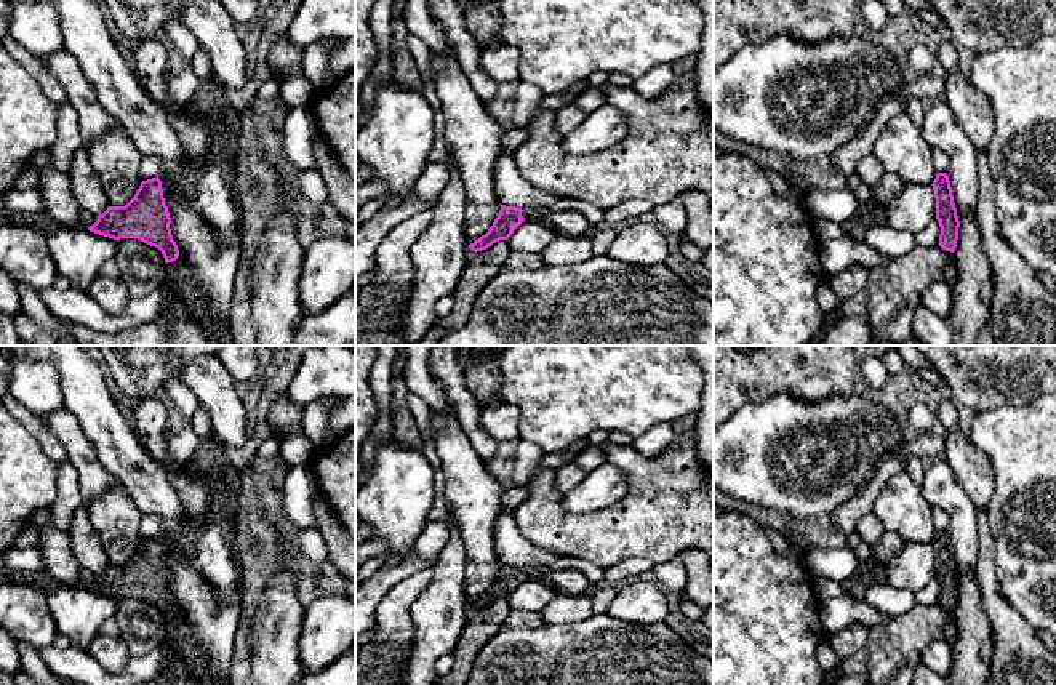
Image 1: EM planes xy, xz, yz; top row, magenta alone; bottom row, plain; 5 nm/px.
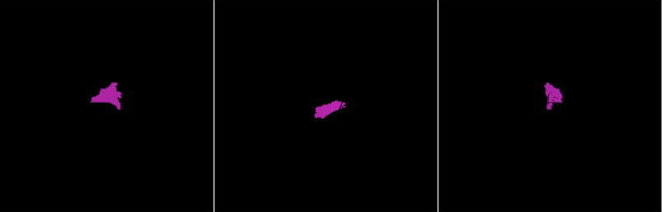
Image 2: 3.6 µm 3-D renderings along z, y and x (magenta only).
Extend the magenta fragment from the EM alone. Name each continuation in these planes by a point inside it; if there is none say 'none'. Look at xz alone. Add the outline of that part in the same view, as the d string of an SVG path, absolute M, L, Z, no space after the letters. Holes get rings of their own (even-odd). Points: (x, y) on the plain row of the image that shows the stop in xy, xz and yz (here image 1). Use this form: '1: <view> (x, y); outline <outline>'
1: xz (565, 581); outline M522 567L523 579L542 579L552 586L557 594L592 594L595 586L589 583L584 573L568 568L552 568L552 567Z

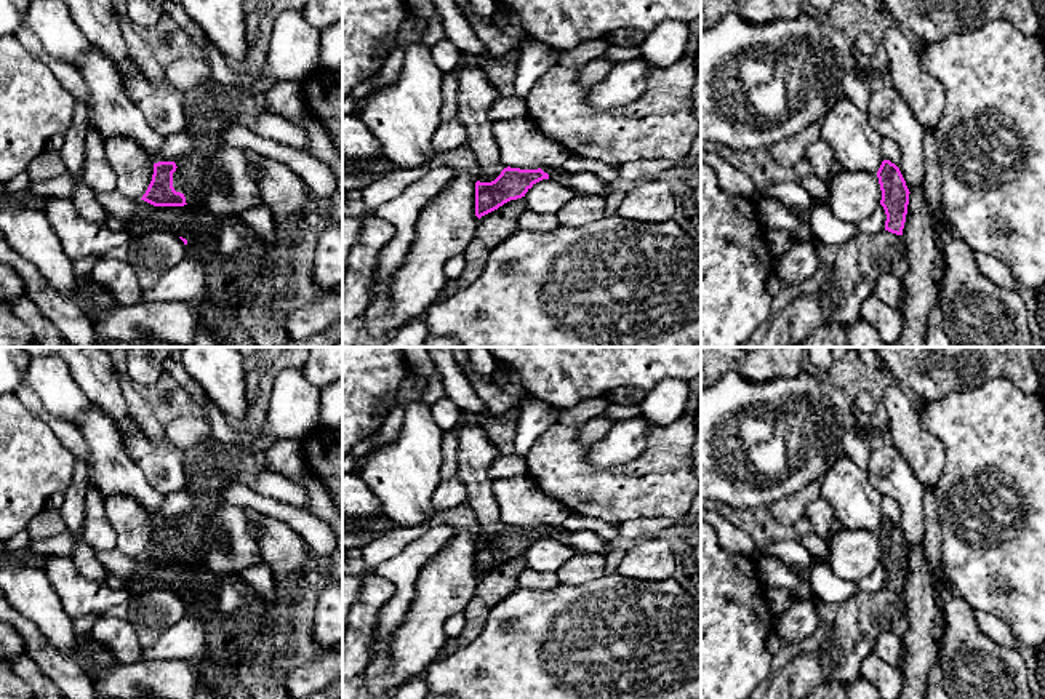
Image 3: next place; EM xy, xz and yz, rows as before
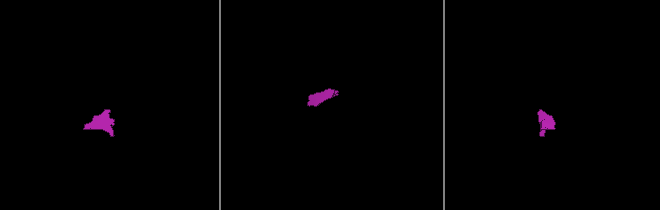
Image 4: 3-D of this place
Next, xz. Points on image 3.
1: xz (580, 541); outline M541 526L549 537L571 547L576 553L602 553L608 552L608 542L592 531L565 531L552 526Z

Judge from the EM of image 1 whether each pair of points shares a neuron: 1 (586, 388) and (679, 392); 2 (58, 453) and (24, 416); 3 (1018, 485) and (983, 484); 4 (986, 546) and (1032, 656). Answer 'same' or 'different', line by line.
1: same
2: same
3: different
4: same

